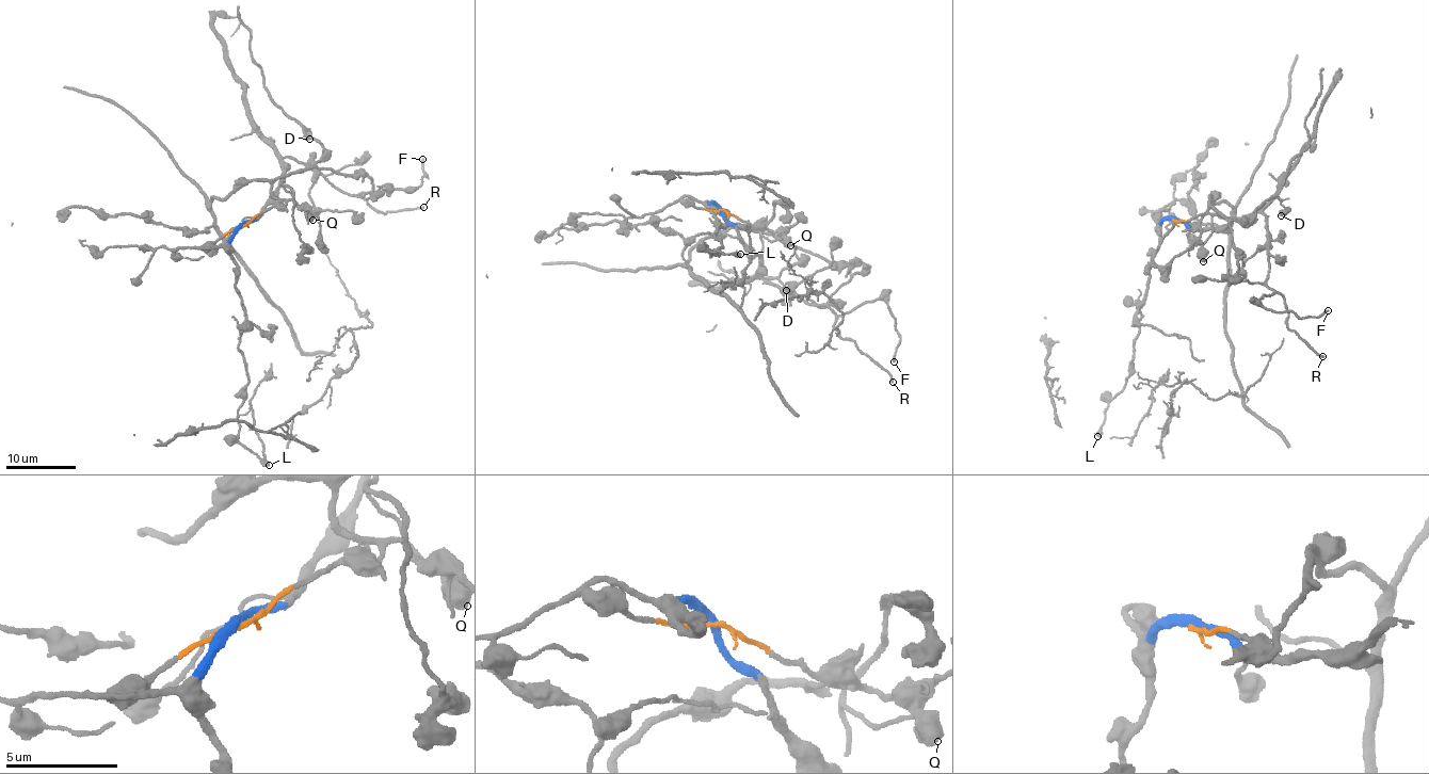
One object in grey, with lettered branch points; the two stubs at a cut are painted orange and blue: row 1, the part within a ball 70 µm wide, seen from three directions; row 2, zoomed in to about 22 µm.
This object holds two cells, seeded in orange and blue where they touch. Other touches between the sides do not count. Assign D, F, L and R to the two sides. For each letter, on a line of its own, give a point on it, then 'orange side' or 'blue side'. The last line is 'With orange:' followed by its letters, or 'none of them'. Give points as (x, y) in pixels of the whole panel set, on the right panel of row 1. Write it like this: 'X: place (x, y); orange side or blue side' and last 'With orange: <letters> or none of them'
D: place (1281, 215); orange side
F: place (1328, 310); blue side
L: place (1097, 436); blue side
R: place (1322, 356); blue side
With orange: D

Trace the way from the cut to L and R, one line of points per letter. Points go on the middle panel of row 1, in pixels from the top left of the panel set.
L: (721, 210), (710, 205), (722, 226), (713, 237), (722, 246), (710, 258), (710, 252), (741, 254)
R: (721, 210), (744, 251), (759, 257), (759, 274), (812, 304), (827, 305), (839, 336), (853, 340), (893, 382)

